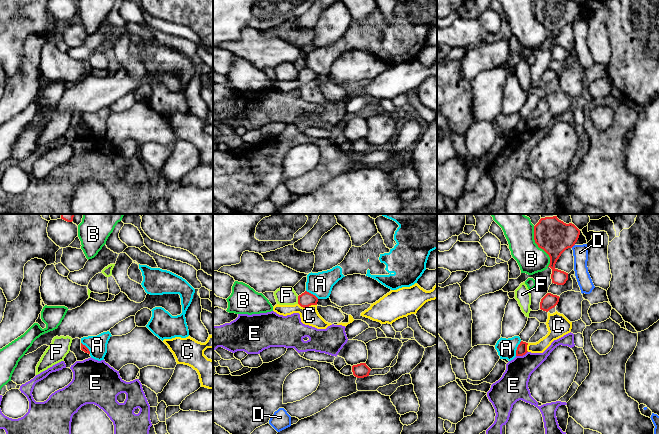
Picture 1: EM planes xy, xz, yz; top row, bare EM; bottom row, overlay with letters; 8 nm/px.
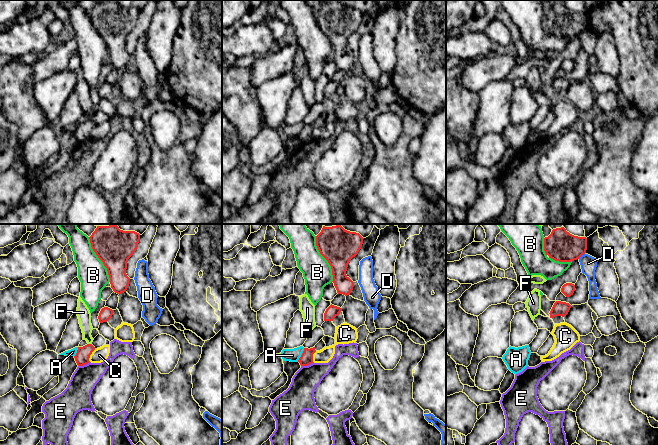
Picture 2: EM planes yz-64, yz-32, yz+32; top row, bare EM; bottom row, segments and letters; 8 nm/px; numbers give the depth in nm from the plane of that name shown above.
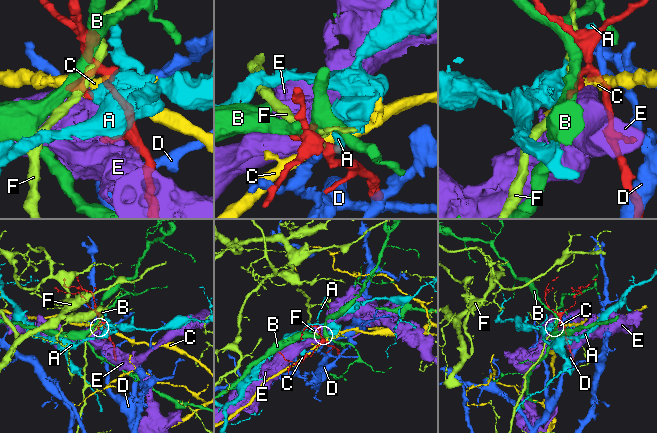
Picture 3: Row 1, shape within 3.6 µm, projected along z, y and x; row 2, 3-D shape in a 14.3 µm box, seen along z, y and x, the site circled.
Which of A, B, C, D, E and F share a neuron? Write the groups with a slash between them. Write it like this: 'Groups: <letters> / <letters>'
Groups: A / B / C / D / E / F

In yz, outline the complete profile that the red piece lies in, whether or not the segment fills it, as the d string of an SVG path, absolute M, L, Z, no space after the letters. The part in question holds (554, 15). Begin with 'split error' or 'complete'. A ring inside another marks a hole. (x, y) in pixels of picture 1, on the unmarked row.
complete | M536 0L534 2L534 16L539 24L550 33L548 43L552 45L552 59L564 61L568 56L568 49L555 44L561 30L572 24L577 18L580 6L574 0Z

